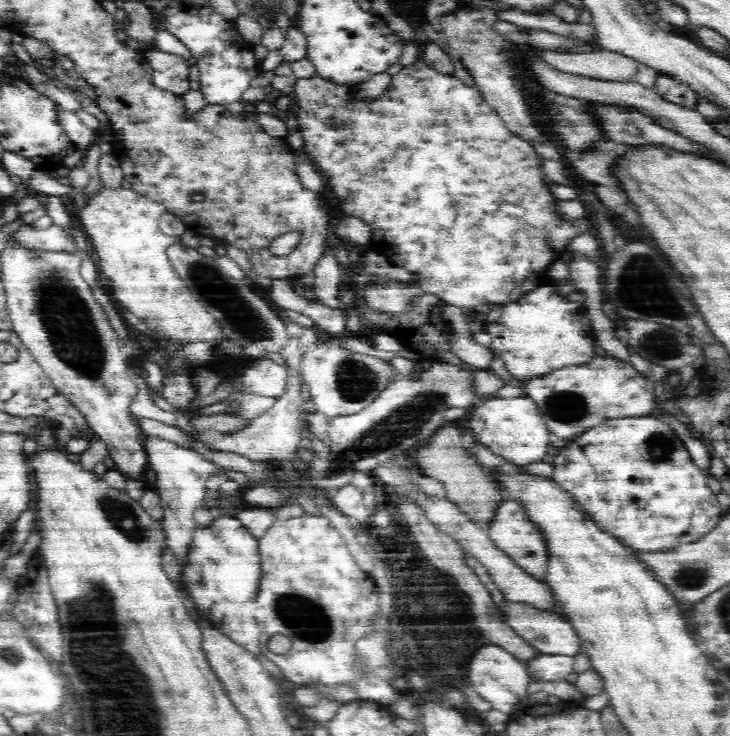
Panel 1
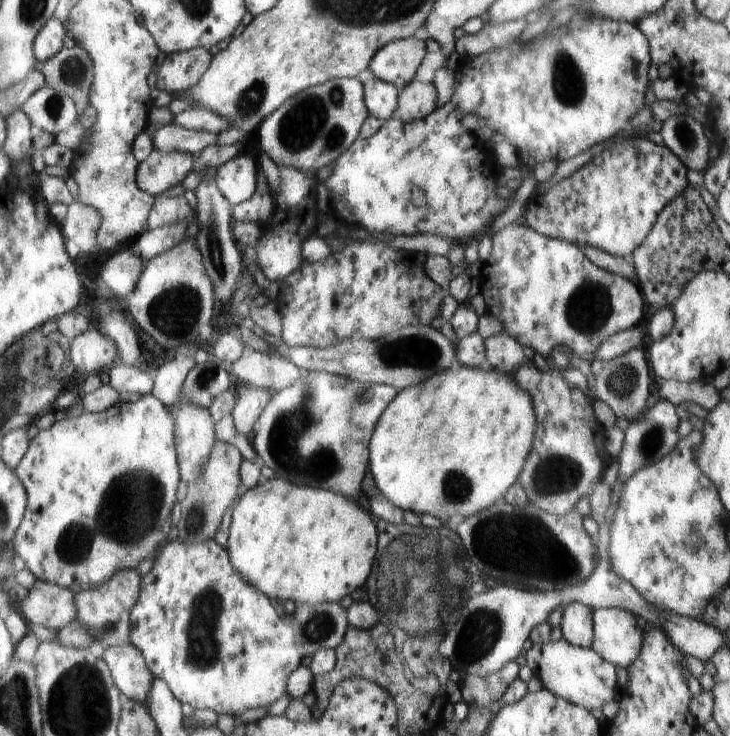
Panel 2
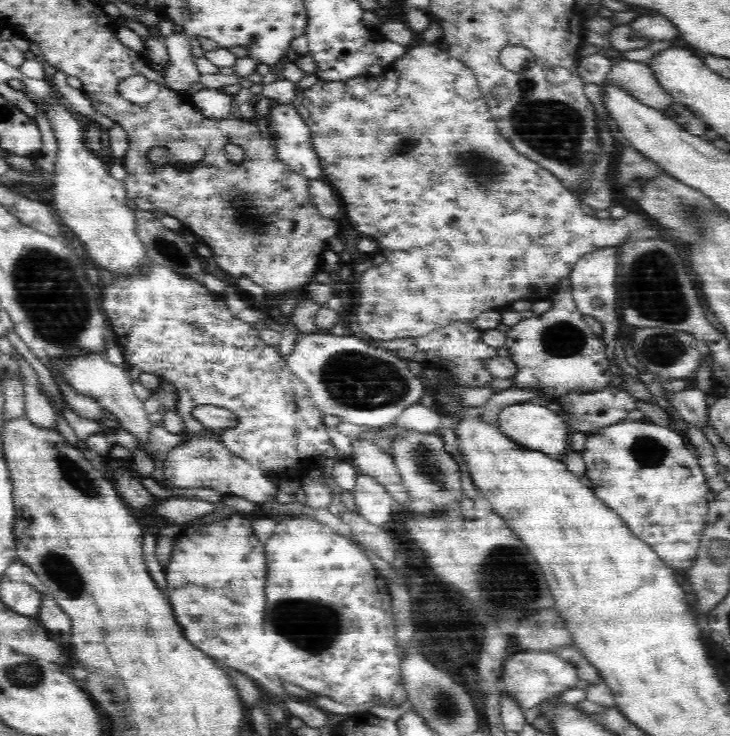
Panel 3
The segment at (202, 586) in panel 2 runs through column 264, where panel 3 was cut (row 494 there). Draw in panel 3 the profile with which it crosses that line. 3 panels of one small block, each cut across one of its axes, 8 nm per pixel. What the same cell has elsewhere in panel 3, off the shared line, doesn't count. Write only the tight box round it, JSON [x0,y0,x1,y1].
[581,419,708,572]

